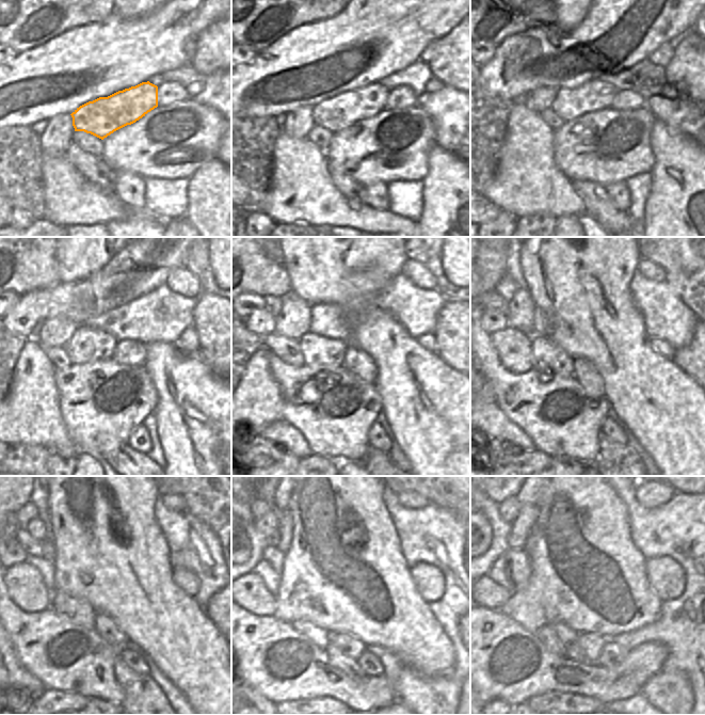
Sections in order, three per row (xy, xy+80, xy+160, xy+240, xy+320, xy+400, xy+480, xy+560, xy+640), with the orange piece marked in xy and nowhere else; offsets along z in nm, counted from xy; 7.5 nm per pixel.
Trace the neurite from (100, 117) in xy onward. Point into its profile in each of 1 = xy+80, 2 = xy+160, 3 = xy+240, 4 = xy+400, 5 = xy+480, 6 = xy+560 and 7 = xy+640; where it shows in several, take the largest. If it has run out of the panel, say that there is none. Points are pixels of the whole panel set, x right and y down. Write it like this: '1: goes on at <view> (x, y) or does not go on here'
1: goes on at xy+80 (340, 111)
2: goes on at xy+160 (567, 106)
3: goes on at xy+240 (86, 344)
4: goes on at xy+400 (548, 359)
5: goes on at xy+480 (80, 612)
6: goes on at xy+560 (319, 636)
7: goes on at xy+640 (546, 634)

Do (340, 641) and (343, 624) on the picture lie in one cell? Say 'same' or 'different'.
different

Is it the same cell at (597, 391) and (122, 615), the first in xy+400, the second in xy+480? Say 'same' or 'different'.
different

